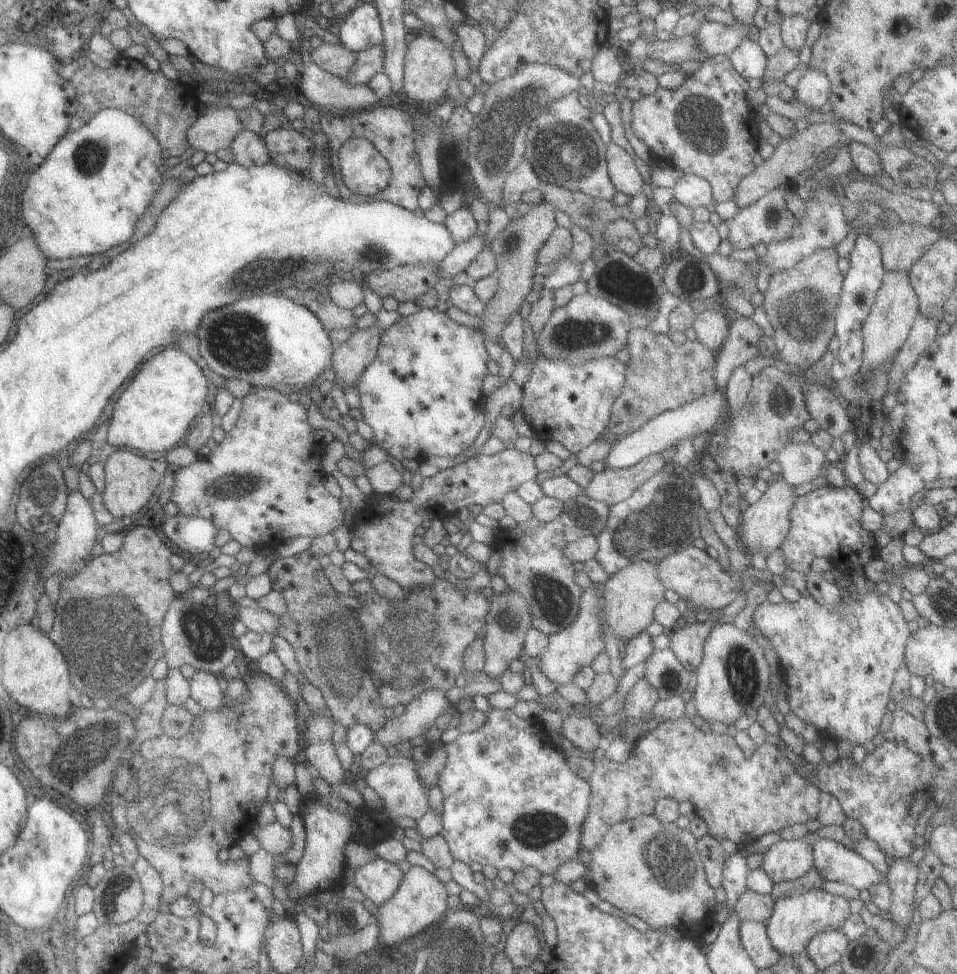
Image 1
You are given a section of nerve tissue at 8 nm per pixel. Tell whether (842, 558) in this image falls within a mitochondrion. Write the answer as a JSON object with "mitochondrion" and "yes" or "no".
{"mitochondrion":"no"}

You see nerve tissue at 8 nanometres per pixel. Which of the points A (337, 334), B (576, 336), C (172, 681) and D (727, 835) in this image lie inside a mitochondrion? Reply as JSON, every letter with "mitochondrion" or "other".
{"A":"other","B":"mitochondrion","C":"other","D":"other"}

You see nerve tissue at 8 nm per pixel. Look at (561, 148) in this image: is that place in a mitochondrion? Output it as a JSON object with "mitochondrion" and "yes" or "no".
{"mitochondrion":"yes"}

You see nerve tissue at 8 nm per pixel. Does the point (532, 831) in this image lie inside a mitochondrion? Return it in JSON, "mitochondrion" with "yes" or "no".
{"mitochondrion":"yes"}

